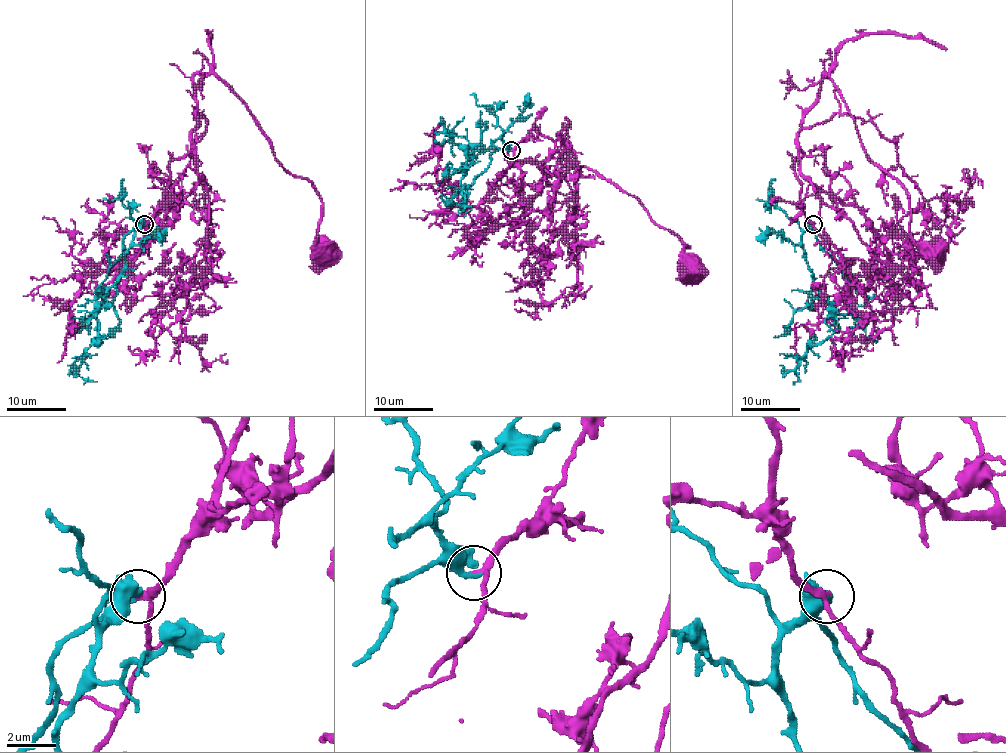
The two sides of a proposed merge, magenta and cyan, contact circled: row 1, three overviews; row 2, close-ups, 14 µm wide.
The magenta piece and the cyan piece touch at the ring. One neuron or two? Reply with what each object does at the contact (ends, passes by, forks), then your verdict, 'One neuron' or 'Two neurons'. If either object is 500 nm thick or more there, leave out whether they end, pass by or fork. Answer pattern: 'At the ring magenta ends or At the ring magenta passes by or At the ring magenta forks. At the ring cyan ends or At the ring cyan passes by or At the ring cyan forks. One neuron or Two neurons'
At the ring magenta passes by. At the ring cyan passes by. One neuron

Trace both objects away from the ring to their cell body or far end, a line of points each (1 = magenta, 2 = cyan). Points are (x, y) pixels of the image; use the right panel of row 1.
1: (814, 223), (794, 171), (803, 154), (797, 131), (828, 74), (864, 152), (905, 191), (911, 239), (932, 256)
2: (814, 223), (802, 235), (802, 248), (812, 282), (837, 319), (837, 328), (808, 346), (796, 371), (800, 381)

